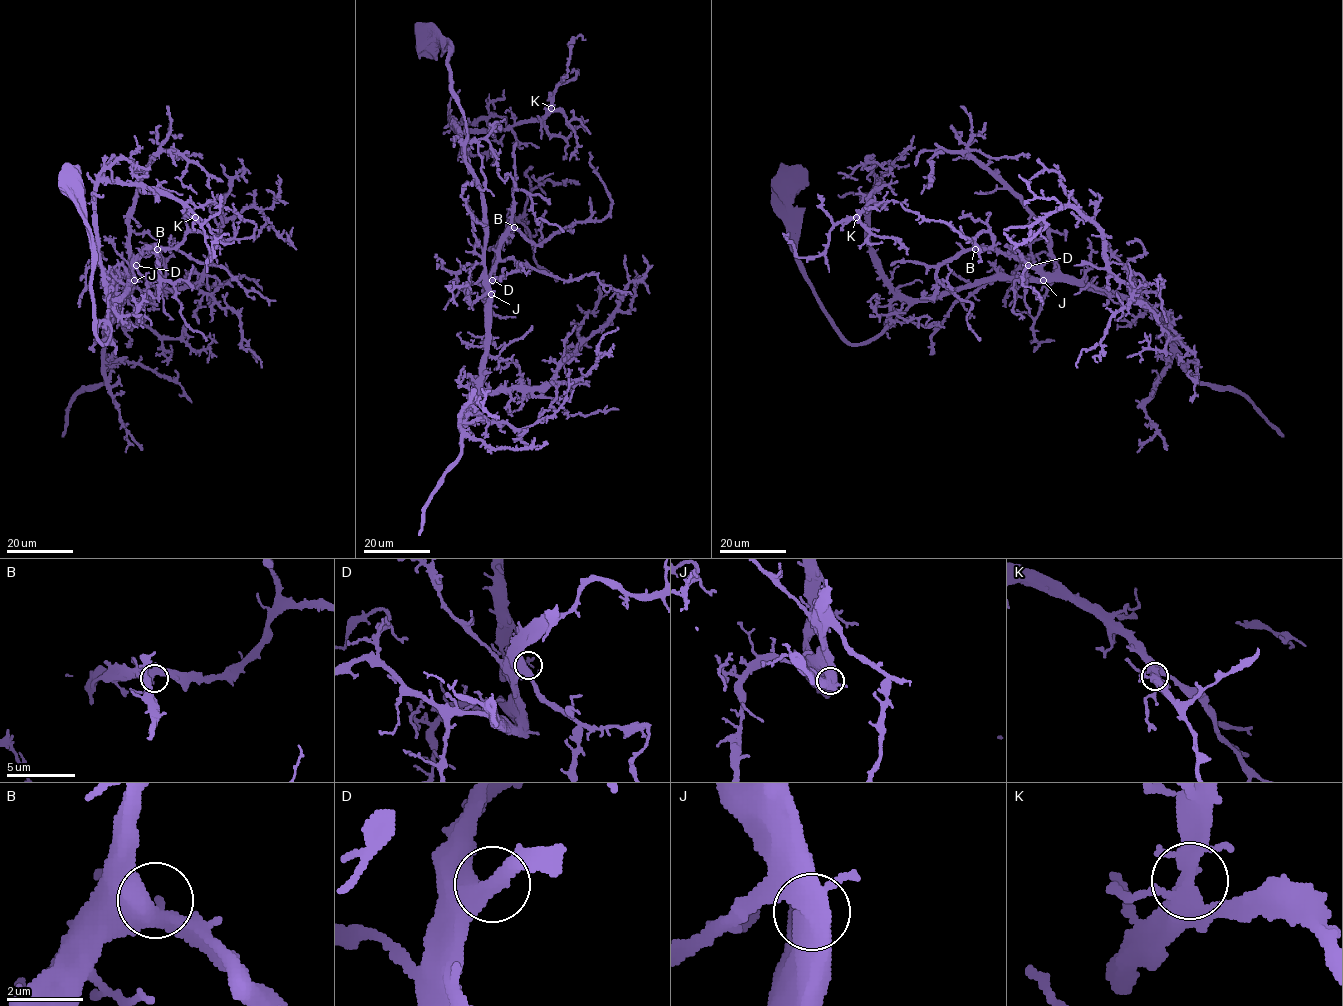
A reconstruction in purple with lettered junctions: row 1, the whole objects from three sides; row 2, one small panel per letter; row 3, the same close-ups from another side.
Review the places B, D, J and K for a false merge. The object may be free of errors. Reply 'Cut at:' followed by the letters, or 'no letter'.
Cut at: no letter

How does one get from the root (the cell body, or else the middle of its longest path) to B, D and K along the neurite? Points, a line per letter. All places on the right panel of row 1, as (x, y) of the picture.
B: (790, 179), (797, 263), (851, 343), (875, 339), (934, 293), (998, 279), (1042, 278), (1010, 255), (975, 249)
D: (790, 179), (797, 263), (851, 343), (875, 339), (934, 293), (998, 279), (1042, 278), (1028, 265)
K: (790, 179), (797, 263), (851, 343), (875, 339), (909, 305), (870, 240), (870, 195), (880, 181), (856, 217)

